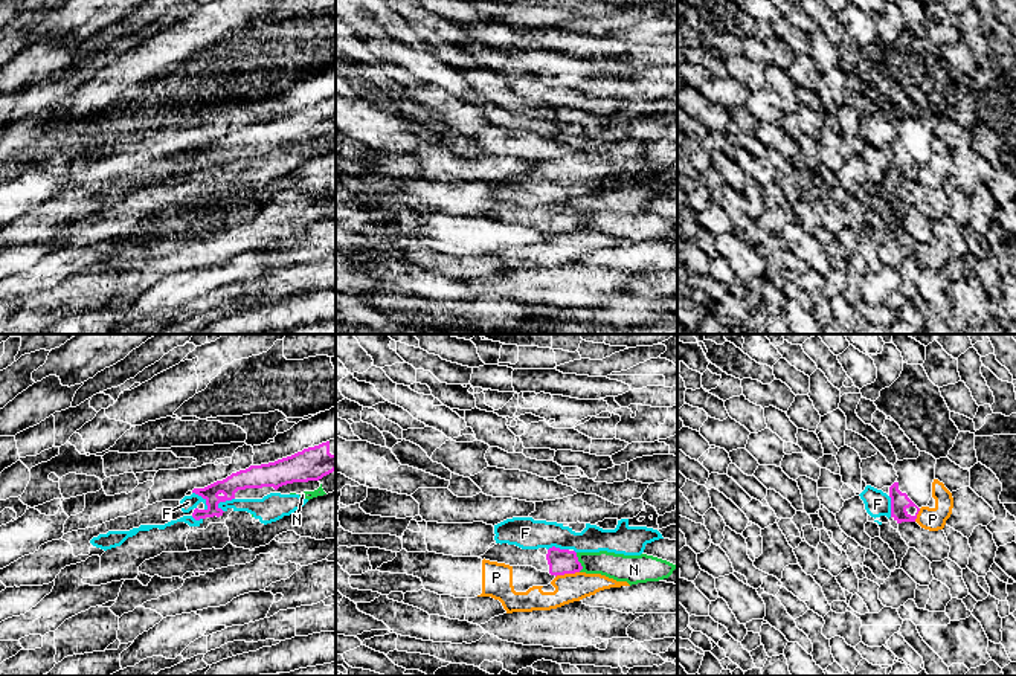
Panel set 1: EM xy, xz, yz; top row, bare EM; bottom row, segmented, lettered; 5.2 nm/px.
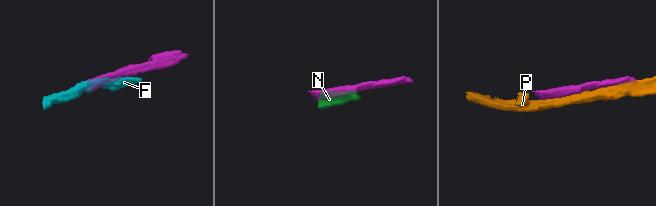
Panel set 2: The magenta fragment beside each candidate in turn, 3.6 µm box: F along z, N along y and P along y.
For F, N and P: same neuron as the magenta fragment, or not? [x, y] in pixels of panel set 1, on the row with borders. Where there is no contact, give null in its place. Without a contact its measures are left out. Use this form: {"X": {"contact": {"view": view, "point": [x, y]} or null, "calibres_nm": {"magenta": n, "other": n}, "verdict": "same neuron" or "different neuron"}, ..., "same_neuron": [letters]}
{"F": {"contact": {"view": "xy", "point": [203, 498]}, "calibres_nm": {"magenta": 100, "other": 80}, "verdict": "different neuron"}, "N": {"contact": {"view": "xz", "point": [578, 562]}, "calibres_nm": {"magenta": 130, "other": 140}, "verdict": "different neuron"}, "P": {"contact": {"view": "xz", "point": [566, 572]}, "calibres_nm": {"magenta": 130, "other": 150}, "verdict": "different neuron"}, "same_neuron": []}

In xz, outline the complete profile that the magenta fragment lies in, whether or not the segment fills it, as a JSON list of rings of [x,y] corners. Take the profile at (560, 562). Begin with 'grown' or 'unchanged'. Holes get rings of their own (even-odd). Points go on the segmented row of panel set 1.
grown; [[[497,543],[479,559],[505,563],[510,566],[532,566],[537,571],[549,572],[551,575],[575,574],[583,569],[577,552],[560,548],[549,548],[546,555],[539,549],[522,549],[516,545]]]

